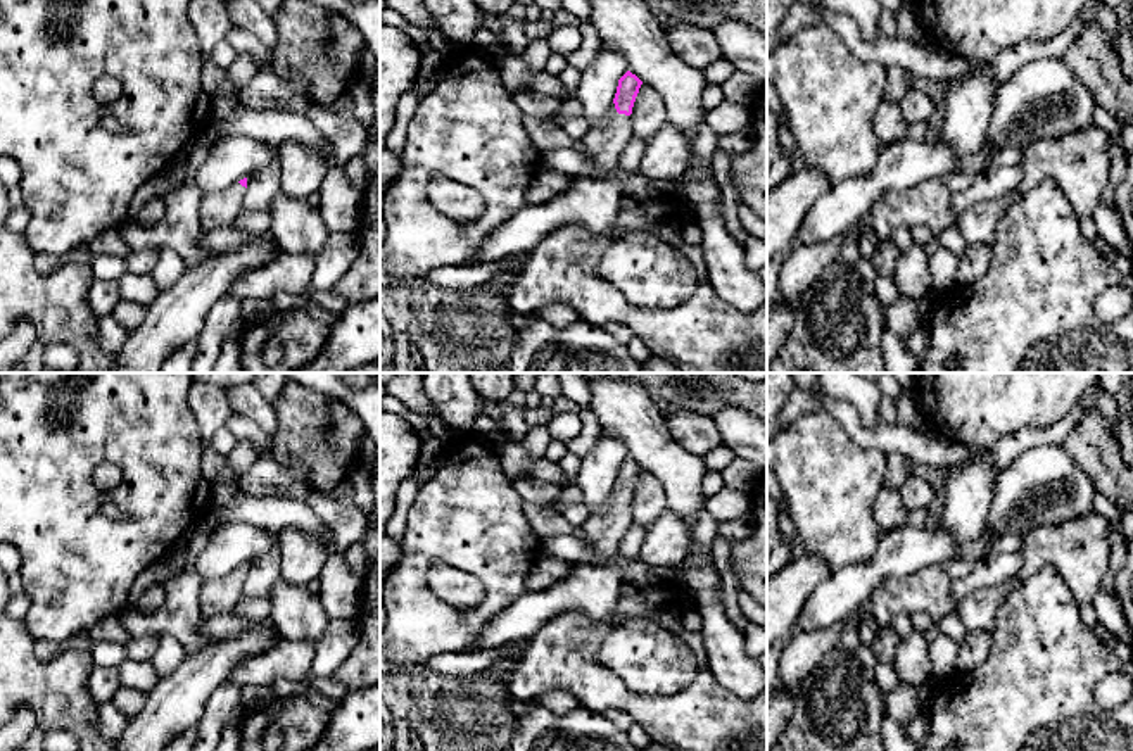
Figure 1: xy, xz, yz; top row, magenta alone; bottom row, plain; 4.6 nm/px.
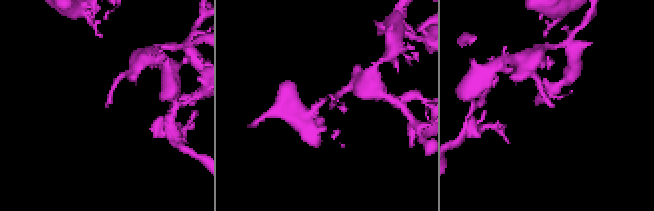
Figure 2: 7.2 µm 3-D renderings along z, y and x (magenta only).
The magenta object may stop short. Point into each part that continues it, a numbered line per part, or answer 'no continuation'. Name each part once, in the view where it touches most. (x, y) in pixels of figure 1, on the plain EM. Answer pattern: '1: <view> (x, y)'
1: xz (603, 532)

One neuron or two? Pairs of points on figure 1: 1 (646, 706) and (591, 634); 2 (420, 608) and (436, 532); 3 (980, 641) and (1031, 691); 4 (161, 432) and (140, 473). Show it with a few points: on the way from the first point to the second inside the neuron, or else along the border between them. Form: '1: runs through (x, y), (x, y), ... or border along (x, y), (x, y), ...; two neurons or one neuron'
1: runs through (624, 700), (589, 667), (589, 656); one neuron
2: runs through (418, 589), (418, 556), (424, 551); one neuron
3: border along (992, 634), (988, 656), (971, 670), (955, 672); two neurons
4: runs through (156, 442), (156, 449), (144, 463); one neuron

